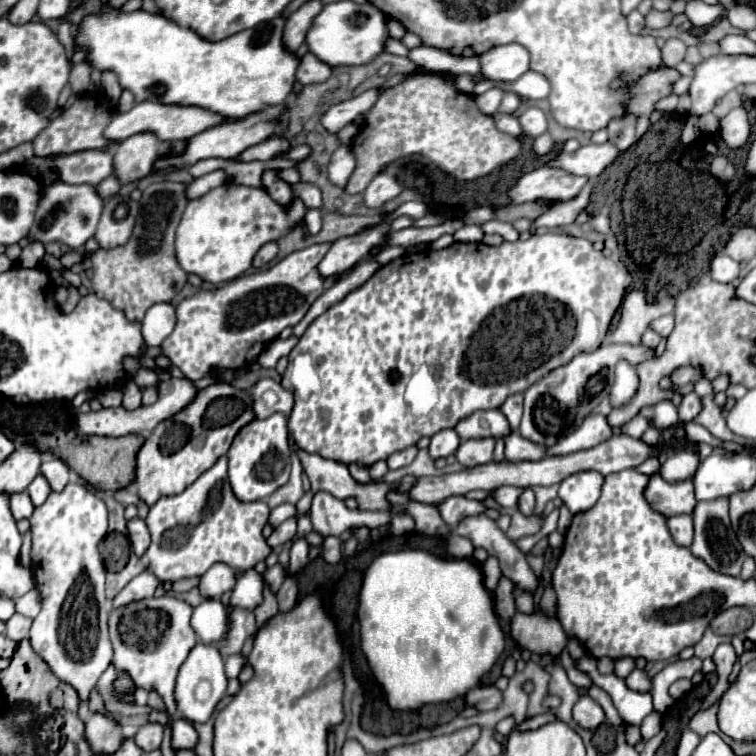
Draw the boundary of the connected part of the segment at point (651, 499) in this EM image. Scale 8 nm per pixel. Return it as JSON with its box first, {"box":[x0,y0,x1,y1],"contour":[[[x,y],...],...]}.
{"box":[646,473,696,517],"contour":[[[658,473],[650,477],[650,483],[646,487],[646,499],[652,505],[654,511],[662,513],[664,517],[674,515],[692,515],[696,507],[696,495],[692,481],[676,481],[670,483],[662,479]]]}

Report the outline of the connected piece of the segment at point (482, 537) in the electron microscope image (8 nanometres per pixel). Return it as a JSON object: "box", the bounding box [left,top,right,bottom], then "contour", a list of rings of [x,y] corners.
{"box":[456,513,536,589],"contour":[[[484,513],[470,515],[458,523],[456,533],[460,537],[468,537],[474,547],[482,547],[488,551],[488,555],[496,557],[502,573],[514,581],[518,589],[536,589],[536,575],[532,573],[526,555],[500,531],[496,521]]]}

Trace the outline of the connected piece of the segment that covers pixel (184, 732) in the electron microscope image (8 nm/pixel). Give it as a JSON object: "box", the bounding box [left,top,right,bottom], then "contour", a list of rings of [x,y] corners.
{"box":[172,719,198,749],"contour":[[[176,719],[172,727],[172,747],[174,749],[194,749],[198,743],[198,733],[194,725],[186,719]]]}

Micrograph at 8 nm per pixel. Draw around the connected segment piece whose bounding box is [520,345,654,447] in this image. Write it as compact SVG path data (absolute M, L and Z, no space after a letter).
M602 345L592 353L576 355L570 363L556 367L524 391L524 415L520 423L520 435L536 445L556 445L562 437L578 429L582 421L594 413L600 401L610 395L610 389L614 385L614 369L618 361L638 365L640 361L646 361L650 357L654 357L654 349L644 345Z

